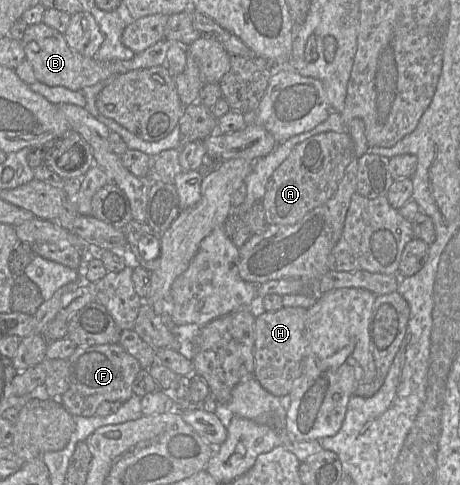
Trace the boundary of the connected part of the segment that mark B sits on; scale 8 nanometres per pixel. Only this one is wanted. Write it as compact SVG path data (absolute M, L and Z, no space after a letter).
M43 22L28 25L21 39L25 59L32 66L35 78L47 86L63 86L78 91L95 85L100 81L111 80L113 77L131 70L150 68L166 64L166 55L172 42L161 39L144 51L135 54L129 60L98 61L85 57L71 49L64 35Z

